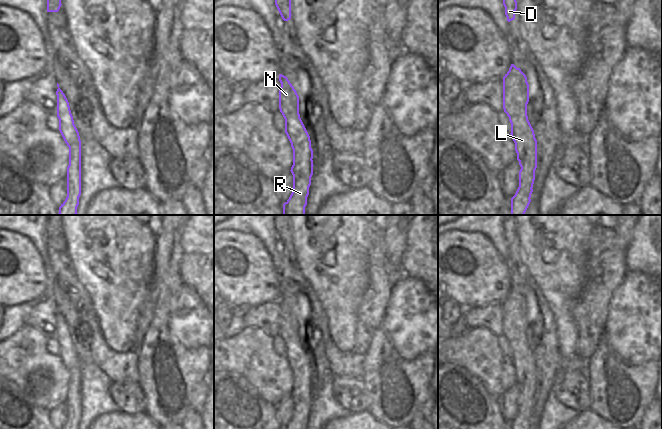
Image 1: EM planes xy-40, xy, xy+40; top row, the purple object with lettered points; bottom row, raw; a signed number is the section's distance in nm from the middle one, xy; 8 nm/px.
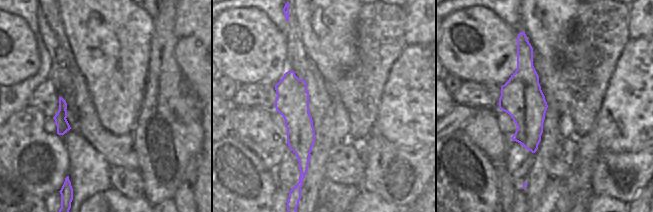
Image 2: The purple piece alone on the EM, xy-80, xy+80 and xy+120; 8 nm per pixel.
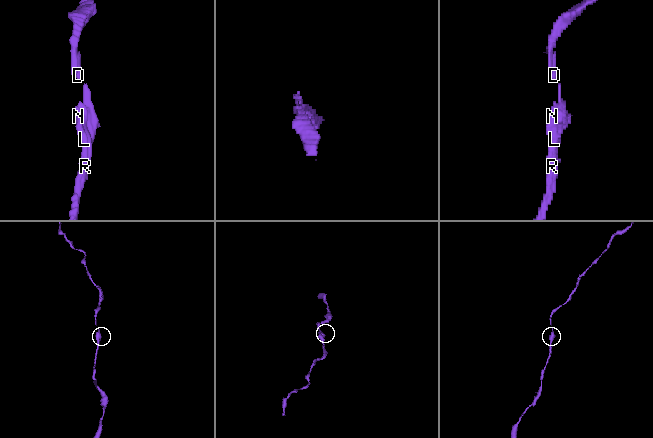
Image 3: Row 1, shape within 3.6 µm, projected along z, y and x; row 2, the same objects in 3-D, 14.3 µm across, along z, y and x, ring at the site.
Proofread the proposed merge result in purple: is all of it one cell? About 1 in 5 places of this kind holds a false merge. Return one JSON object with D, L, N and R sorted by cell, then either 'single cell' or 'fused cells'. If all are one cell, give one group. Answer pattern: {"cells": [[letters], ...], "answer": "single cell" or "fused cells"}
{"cells": [["D", "L", "N", "R"]], "answer": "single cell"}

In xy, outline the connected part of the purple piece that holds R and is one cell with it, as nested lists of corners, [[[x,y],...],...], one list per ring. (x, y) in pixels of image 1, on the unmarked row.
[[[279,299],[279,333],[285,343],[285,357],[293,373],[293,415],[283,429],[307,429],[313,399],[313,374],[310,360],[300,342],[299,320],[288,304]]]

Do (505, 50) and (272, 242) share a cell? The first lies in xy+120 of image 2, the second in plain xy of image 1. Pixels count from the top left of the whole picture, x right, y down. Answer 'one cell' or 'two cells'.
two cells

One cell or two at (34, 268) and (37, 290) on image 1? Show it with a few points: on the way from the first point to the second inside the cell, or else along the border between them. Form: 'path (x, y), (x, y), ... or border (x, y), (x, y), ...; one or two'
path (31, 273), (32, 285); one

